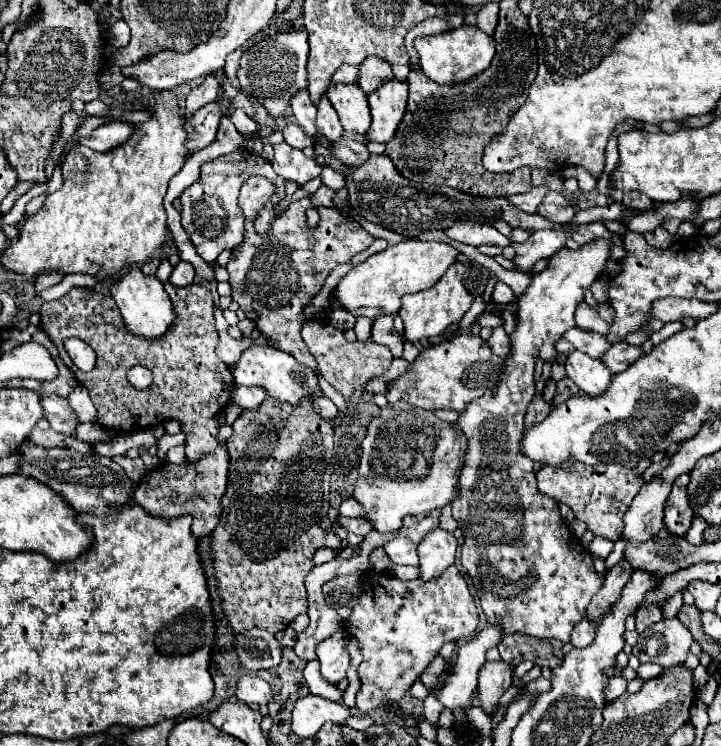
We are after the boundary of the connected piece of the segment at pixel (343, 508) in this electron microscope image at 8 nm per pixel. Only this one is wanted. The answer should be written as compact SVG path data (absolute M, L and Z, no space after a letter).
M346 498L342 504L340 504L340 516L352 516L352 518L362 518L362 512L360 512L360 506L352 500L352 498Z

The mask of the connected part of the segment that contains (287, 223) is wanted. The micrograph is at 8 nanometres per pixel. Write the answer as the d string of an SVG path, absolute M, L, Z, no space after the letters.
M310 198L294 200L272 224L268 236L258 236L254 224L246 224L244 244L232 250L226 270L230 274L228 282L232 286L232 298L246 318L252 320L254 328L270 340L270 346L292 354L300 364L316 370L316 358L300 336L300 328L308 322L304 308L320 292L328 274L338 264L350 262L356 252L366 250L374 238L358 224L344 224L338 212L326 206L318 208L320 222L316 228L310 228L306 222L308 208L312 208Z

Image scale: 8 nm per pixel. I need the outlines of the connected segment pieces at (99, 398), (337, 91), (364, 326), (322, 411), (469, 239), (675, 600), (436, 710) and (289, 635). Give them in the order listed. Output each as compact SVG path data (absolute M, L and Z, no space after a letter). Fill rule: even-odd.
M166 282L164 288L174 302L176 318L168 336L164 336L160 344L144 344L144 340L128 336L114 298L84 288L72 288L66 296L44 302L40 324L56 344L64 364L74 372L76 380L88 388L98 410L98 424L122 434L150 428L156 422L168 418L180 420L182 430L186 432L186 446L190 448L188 458L190 464L194 464L218 446L216 432L220 424L214 418L228 404L234 380L232 372L228 372L228 366L214 354L218 346L218 332L214 324L214 300L210 292L200 284L174 288L170 282ZM68 336L84 340L96 352L96 366L92 372L82 372L72 364L68 352L64 350L64 340ZM134 364L152 370L154 380L148 390L136 390L126 380L126 370Z
M334 84L326 92L346 132L366 134L370 128L368 96L356 84Z
M358 316L356 318L356 326L354 332L358 336L358 340L368 340L370 338L370 328L372 328L372 320L366 316Z
M318 394L318 396L314 398L312 406L314 406L316 412L318 412L322 418L326 418L326 420L332 420L332 418L338 414L338 408L334 406L334 402L332 402L330 398L326 398L324 394Z
M464 222L464 224L456 224L456 228L448 228L444 230L446 236L450 240L456 240L456 242L464 242L464 244L470 244L470 246L482 246L482 244L488 244L488 246L510 246L510 238L502 236L492 224L476 224L476 222Z
M680 591L677 592L674 596L670 597L662 608L664 612L663 619L676 617L682 606L683 592Z
M430 690L430 694L428 694L426 700L424 700L424 718L426 718L434 728L438 728L438 716L440 716L442 708L444 708L444 706L436 700L434 690Z
M290 627L276 633L275 637L283 647L293 648L296 642L296 632Z

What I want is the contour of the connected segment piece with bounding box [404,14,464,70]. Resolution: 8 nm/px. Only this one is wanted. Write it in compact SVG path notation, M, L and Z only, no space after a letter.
M452 14L446 18L432 18L432 20L424 20L418 26L414 26L412 30L408 30L406 38L404 38L404 46L406 52L410 56L410 68L412 70L420 70L420 60L416 58L416 50L414 50L414 38L418 36L428 36L428 34L440 34L440 32L450 32L454 28L460 28L464 24L464 18L460 14Z

